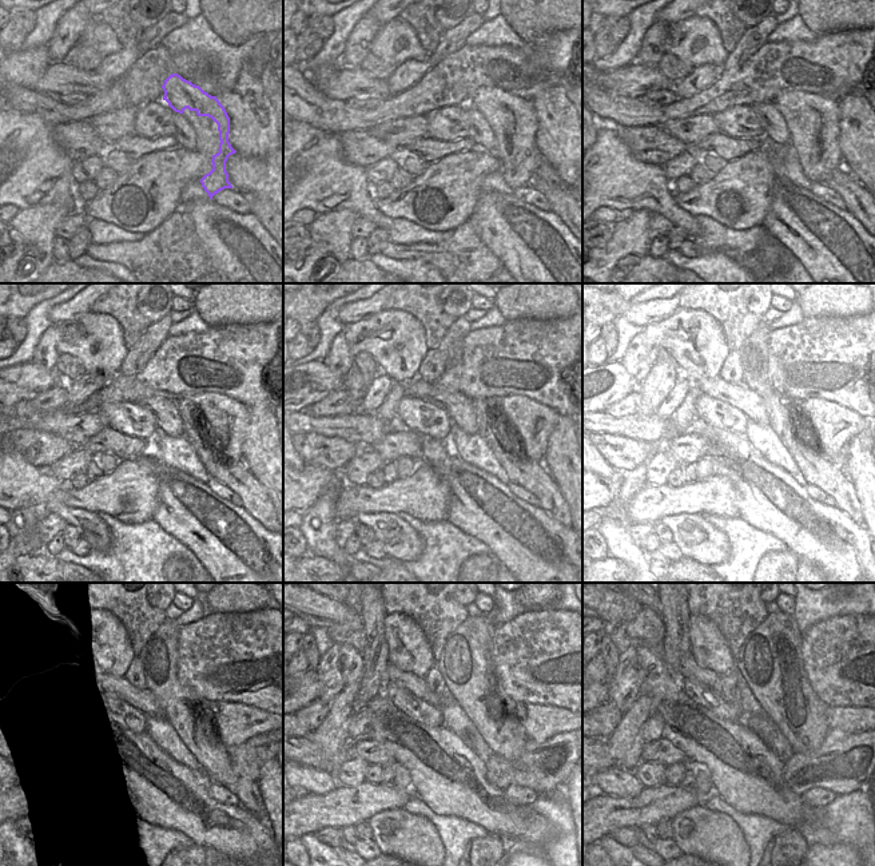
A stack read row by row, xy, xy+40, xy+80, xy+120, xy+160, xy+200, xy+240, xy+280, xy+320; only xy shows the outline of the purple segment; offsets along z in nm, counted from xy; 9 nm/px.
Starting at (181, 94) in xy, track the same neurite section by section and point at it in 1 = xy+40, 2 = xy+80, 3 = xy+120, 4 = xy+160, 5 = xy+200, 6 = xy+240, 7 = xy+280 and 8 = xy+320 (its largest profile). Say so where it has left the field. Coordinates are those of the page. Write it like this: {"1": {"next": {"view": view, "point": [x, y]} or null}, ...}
{"1": {"next": {"view": "xy+40", "point": [522, 165]}}, "2": {"next": {"view": "xy+80", "point": [823, 111]}}, "3": {"next": {"view": "xy+120", "point": [231, 417]}}, "4": {"next": {"view": "xy+160", "point": [535, 421]}}, "5": {"next": {"view": "xy+200", "point": [836, 425]}}, "6": {"next": {"view": "xy+240", "point": [237, 723]}}, "7": {"next": {"view": "xy+280", "point": [543, 722]}}, "8": {"next": {"view": "xy+320", "point": [848, 719]}}}

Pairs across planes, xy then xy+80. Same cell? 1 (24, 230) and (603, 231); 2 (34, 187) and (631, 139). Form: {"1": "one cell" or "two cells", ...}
{"1": "two cells", "2": "two cells"}

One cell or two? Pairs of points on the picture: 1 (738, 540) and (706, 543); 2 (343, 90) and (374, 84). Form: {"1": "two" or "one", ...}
{"1": "two", "2": "one"}

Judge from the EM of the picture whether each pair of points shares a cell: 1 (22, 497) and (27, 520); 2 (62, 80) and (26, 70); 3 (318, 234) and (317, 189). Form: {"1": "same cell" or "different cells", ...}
{"1": "different cells", "2": "different cells", "3": "different cells"}

